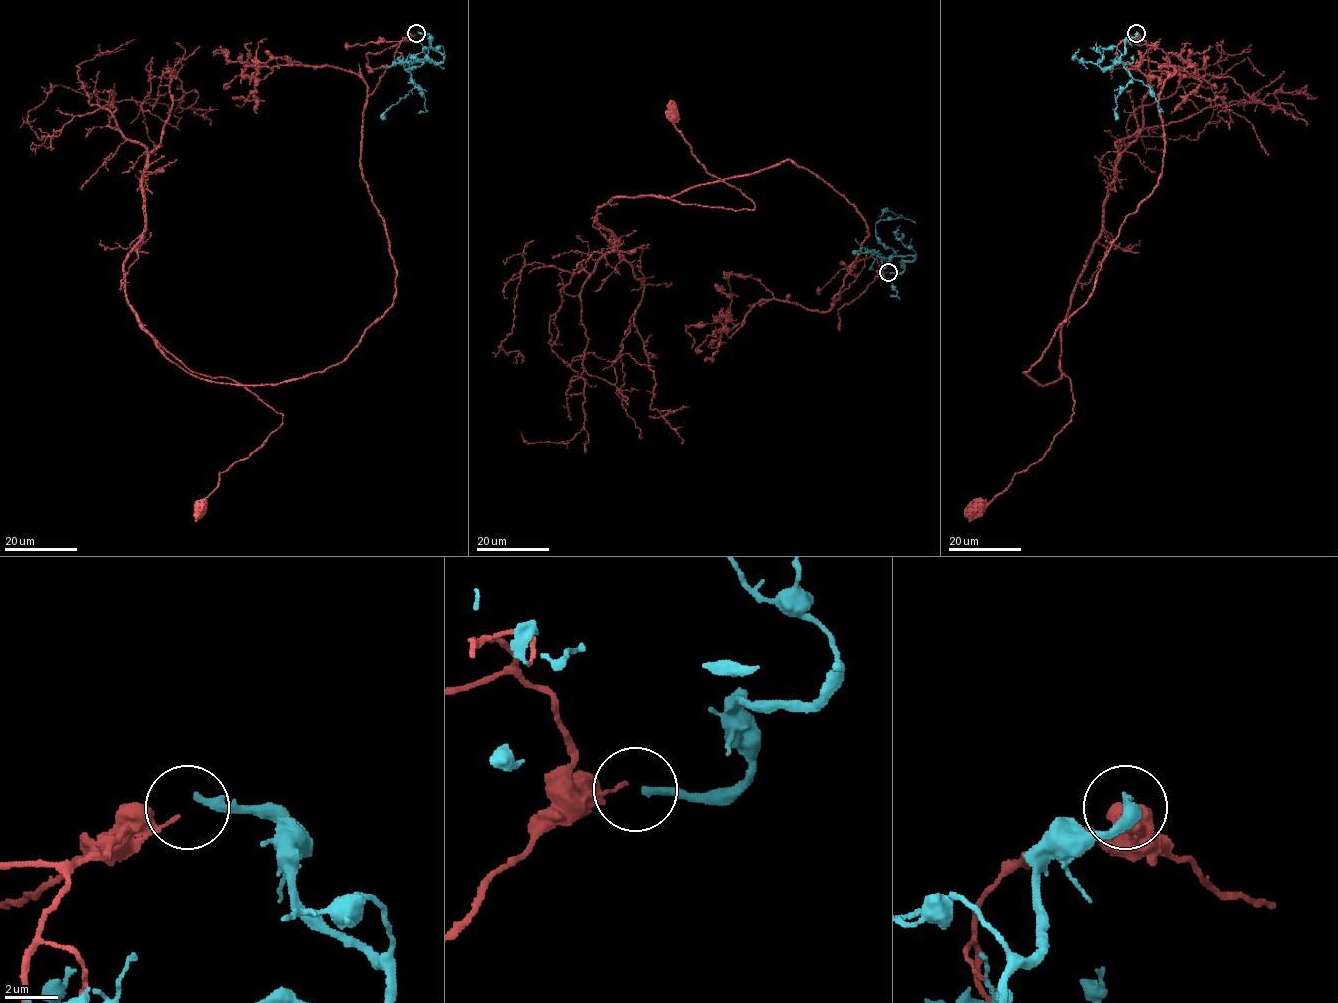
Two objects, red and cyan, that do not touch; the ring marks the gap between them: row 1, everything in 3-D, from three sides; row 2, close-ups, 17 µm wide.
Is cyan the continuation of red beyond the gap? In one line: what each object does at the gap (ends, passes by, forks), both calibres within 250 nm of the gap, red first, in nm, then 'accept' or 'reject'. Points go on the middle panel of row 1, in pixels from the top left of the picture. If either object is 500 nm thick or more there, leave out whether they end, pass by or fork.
red ends | cyan ends | 120/280 nm | reject

